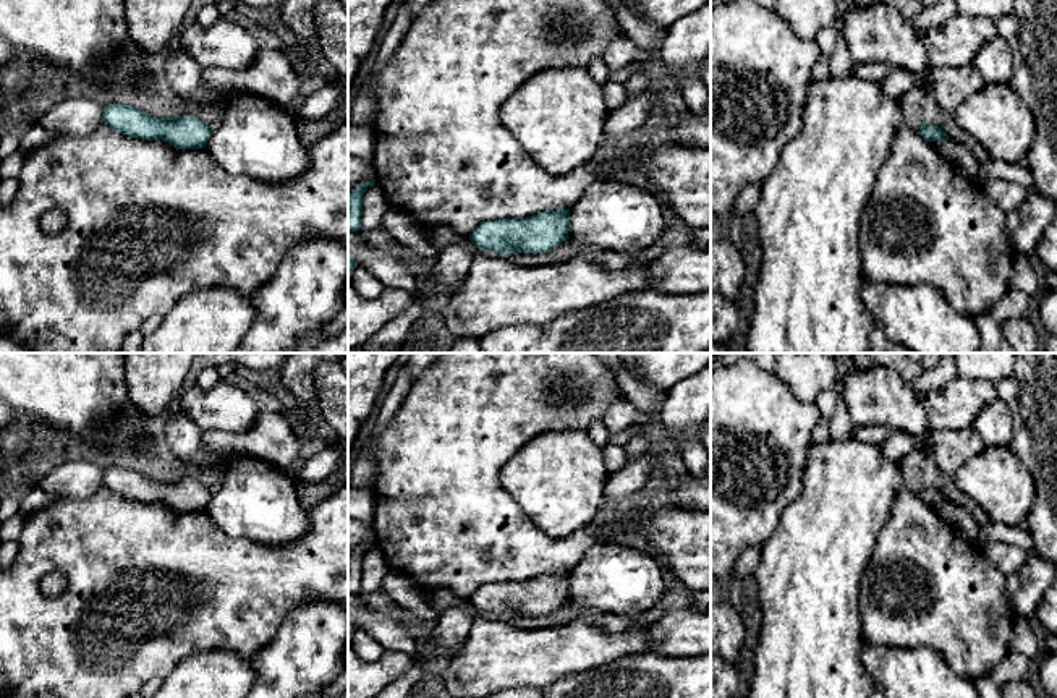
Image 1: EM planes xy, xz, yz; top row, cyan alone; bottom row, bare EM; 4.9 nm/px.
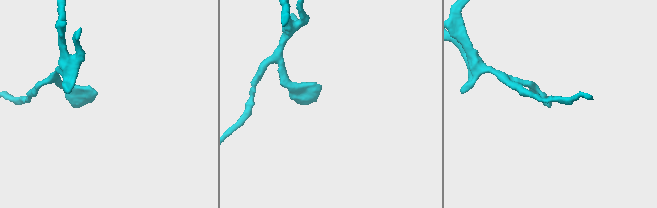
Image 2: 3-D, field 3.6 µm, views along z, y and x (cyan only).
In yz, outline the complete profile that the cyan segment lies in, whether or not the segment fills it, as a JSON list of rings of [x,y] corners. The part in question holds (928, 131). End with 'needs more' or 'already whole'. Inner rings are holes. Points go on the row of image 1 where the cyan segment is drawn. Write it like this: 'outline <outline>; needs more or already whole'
outline [[[923,123],[923,126],[919,128],[919,134],[928,141],[949,141],[950,138],[942,131],[942,128],[939,126],[939,123],[934,125],[928,125]]]; already whole

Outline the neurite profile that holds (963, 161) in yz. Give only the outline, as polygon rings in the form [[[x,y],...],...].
[[[953,139],[931,141],[929,144],[961,177],[976,181],[981,164],[974,151],[966,149]]]

